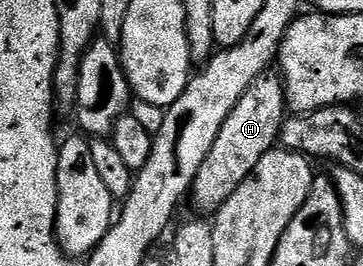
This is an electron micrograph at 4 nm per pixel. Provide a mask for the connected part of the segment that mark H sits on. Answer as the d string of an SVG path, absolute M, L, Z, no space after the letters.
M265 76L256 78L250 88L238 100L234 112L226 116L222 128L218 132L218 140L214 140L214 148L206 156L202 168L198 168L198 176L194 180L191 193L196 194L196 206L200 210L215 212L222 203L258 168L258 160L266 156L277 145L280 129L286 117L284 101L284 84L279 77Z

